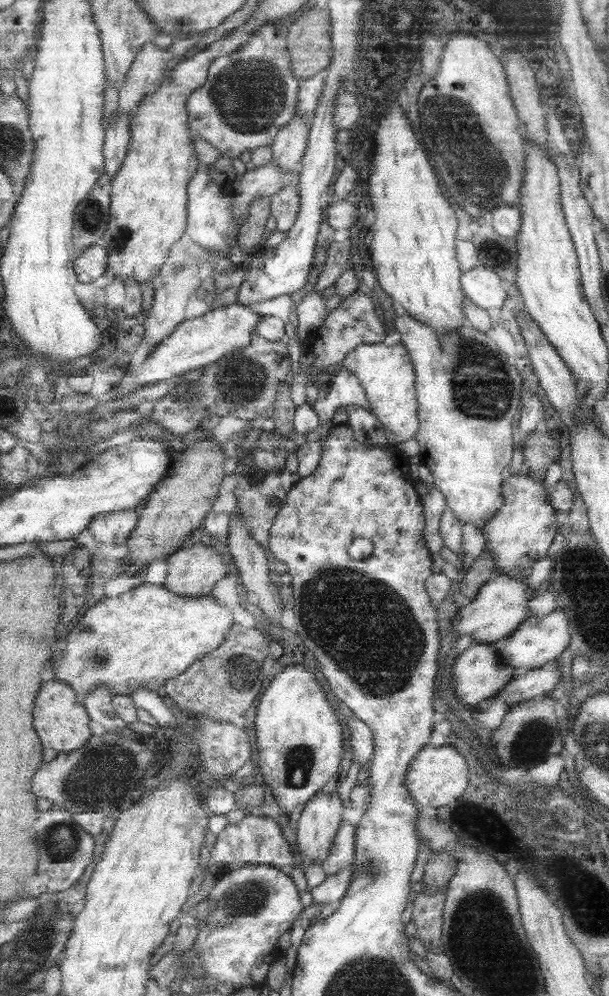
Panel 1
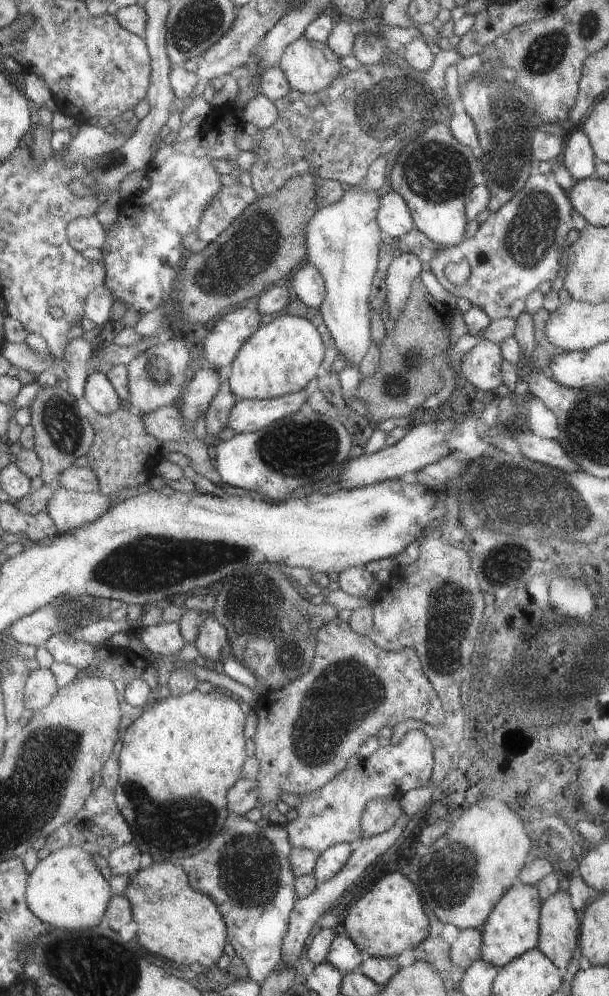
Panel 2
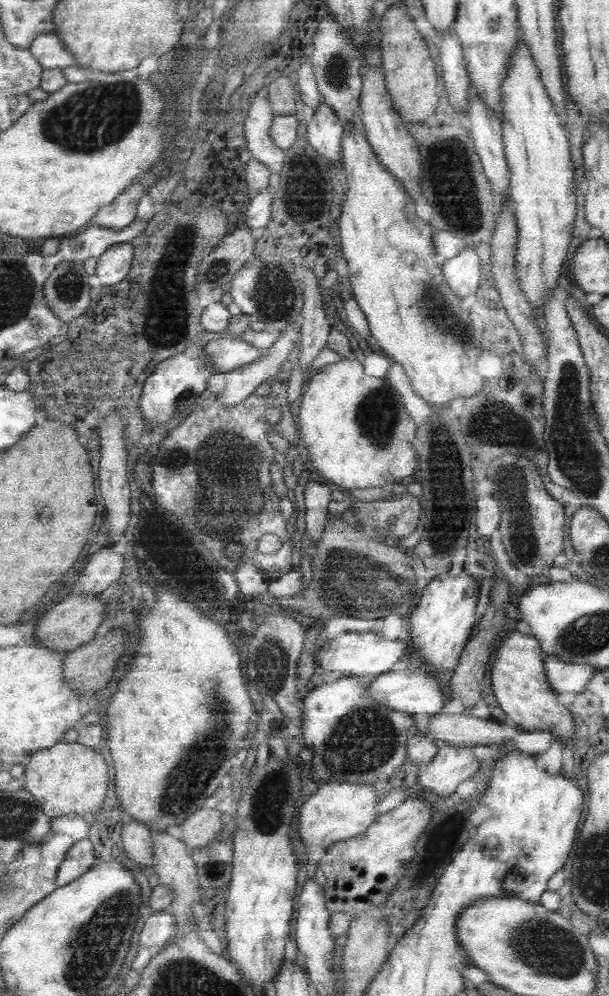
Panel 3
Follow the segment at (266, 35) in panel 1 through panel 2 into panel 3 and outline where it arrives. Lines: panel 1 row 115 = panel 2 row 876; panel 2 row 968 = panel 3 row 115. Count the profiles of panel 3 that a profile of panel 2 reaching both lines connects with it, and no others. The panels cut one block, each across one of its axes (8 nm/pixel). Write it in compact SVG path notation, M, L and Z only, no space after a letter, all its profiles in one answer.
M262 87L252 100L244 121L244 130L247 148L253 158L268 166L273 172L281 172L286 151L277 146L270 135L276 116L268 97L268 87Z

